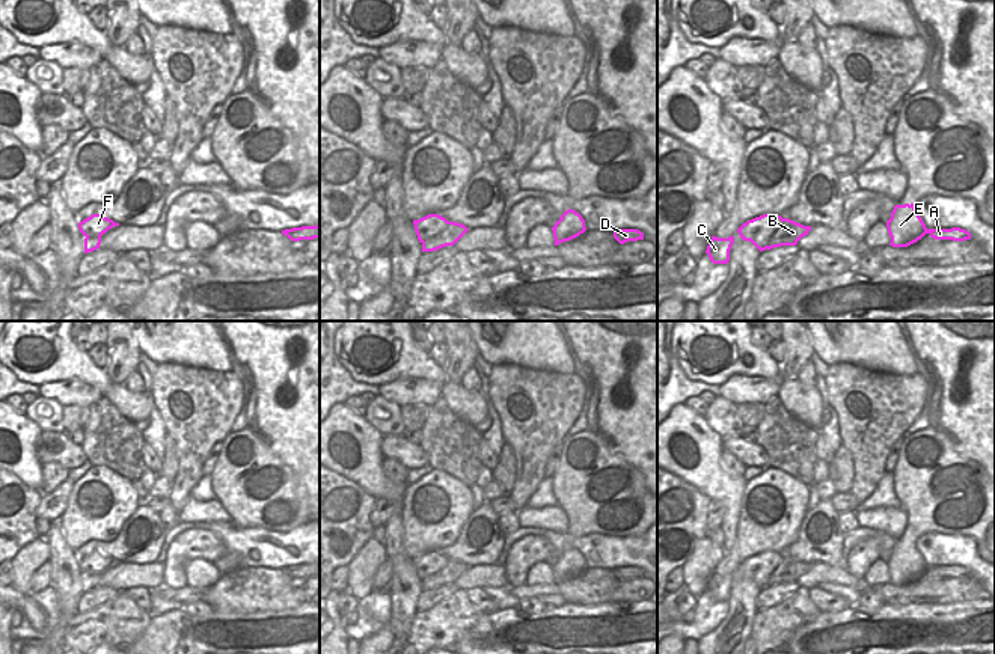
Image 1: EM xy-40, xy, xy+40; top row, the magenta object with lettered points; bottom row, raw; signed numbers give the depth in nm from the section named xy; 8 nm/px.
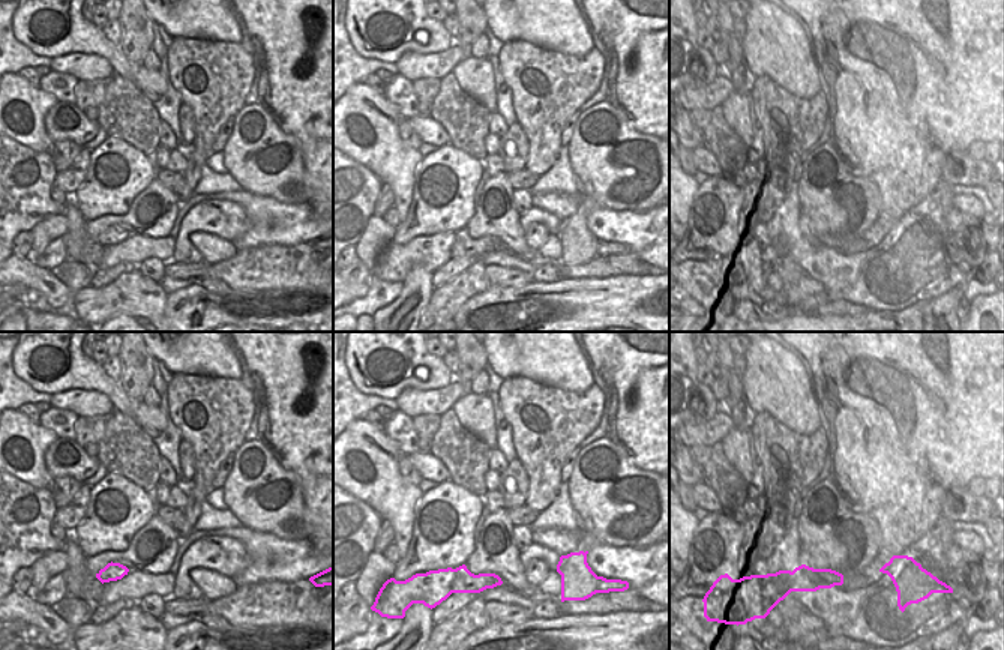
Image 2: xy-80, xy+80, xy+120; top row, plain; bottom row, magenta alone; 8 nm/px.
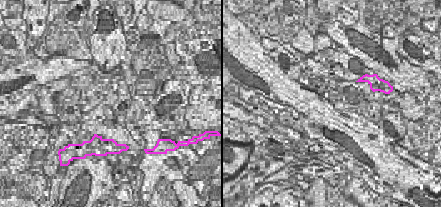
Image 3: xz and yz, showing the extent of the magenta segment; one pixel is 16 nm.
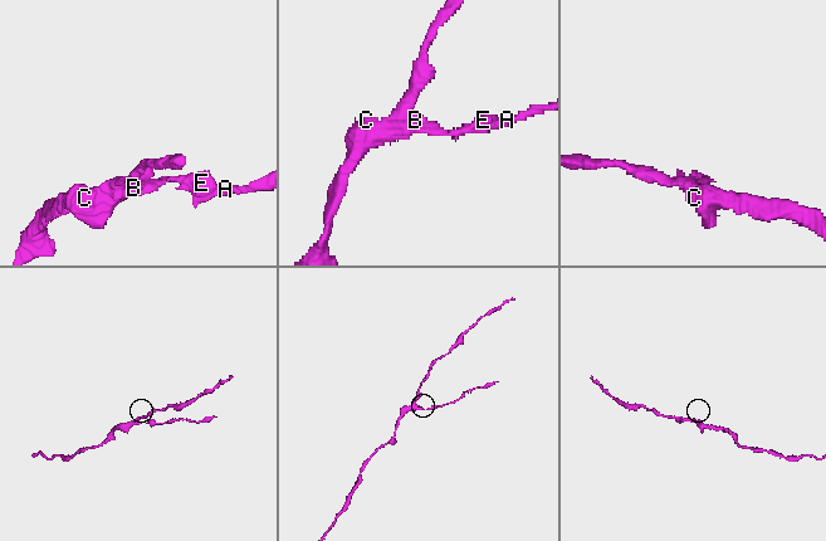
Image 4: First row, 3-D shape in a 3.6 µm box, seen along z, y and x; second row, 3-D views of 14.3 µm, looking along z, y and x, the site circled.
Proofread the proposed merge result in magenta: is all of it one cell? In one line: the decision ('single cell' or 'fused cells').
fused cells

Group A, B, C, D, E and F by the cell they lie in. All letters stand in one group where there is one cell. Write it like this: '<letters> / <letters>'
A B D E / C F

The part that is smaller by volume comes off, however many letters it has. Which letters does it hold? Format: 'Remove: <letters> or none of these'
Remove: A, B, D, E

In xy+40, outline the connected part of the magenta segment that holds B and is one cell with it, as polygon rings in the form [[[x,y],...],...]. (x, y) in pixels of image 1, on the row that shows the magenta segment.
[[[782,219],[782,225],[772,234],[767,243],[767,250],[781,246],[796,246],[810,231],[811,226],[804,226],[790,219]]]

